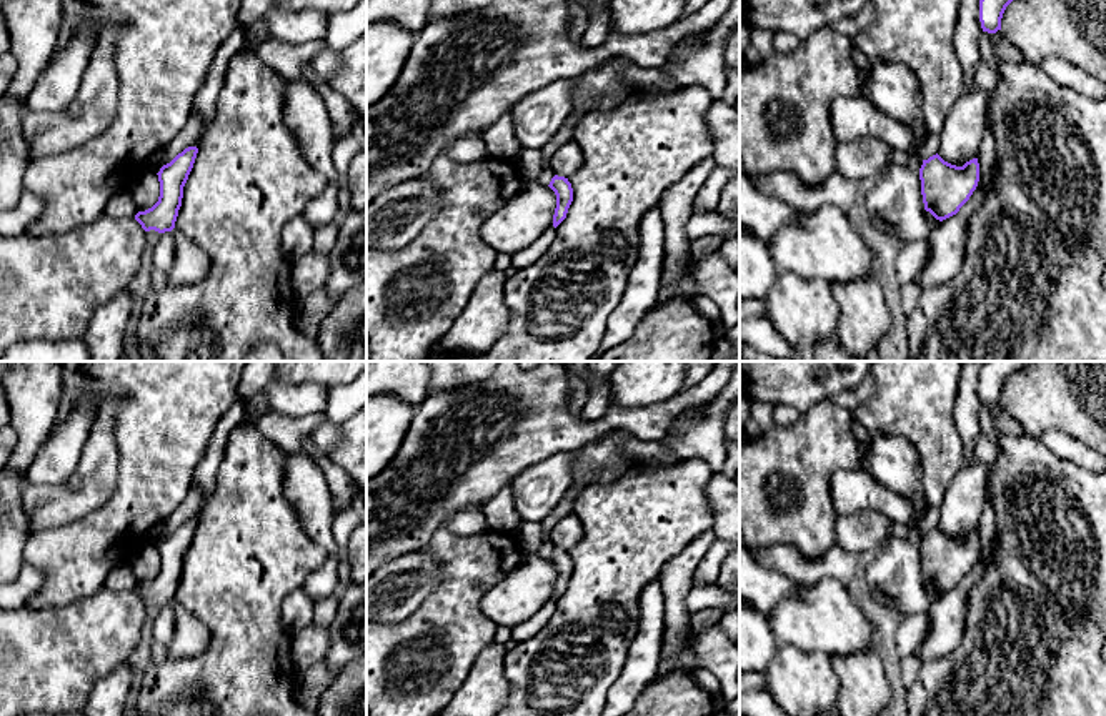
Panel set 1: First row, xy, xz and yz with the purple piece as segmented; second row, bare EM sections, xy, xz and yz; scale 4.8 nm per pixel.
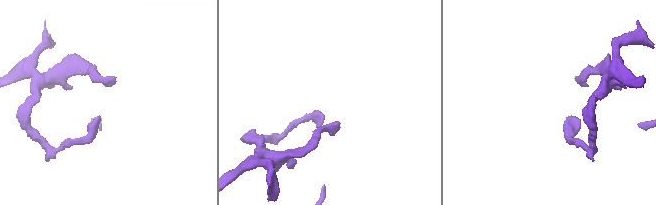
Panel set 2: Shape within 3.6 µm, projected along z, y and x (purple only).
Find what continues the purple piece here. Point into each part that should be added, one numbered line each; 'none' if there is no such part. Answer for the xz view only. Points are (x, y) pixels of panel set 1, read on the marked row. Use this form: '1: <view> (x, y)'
none

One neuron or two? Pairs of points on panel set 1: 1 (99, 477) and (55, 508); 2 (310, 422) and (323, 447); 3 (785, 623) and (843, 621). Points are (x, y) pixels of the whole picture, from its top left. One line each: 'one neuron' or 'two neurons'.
1: one neuron
2: two neurons
3: one neuron

